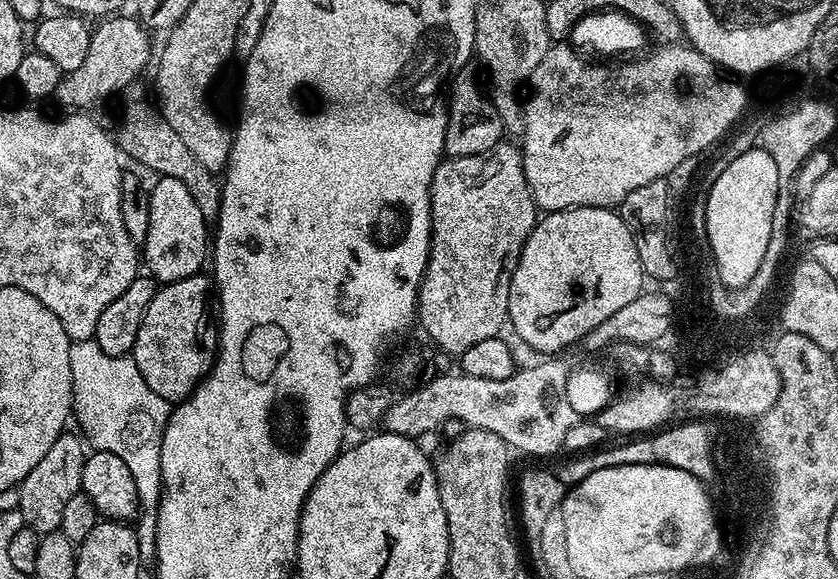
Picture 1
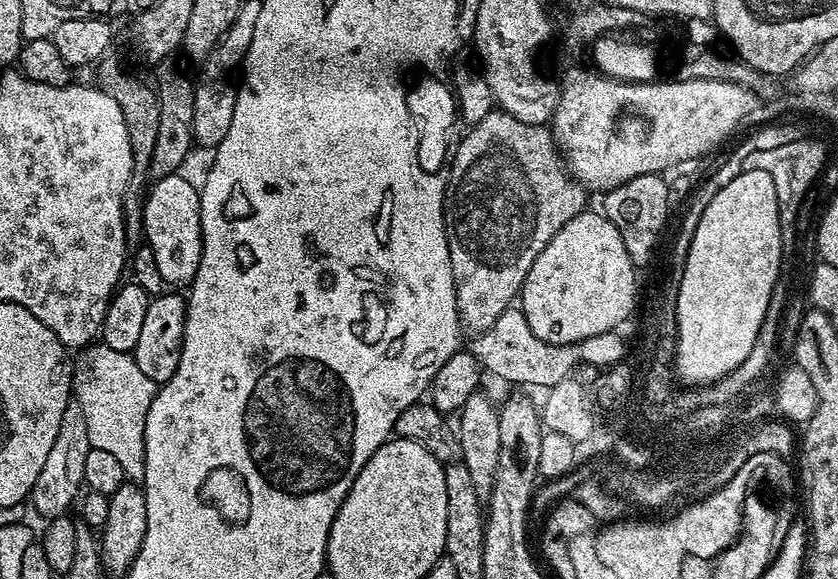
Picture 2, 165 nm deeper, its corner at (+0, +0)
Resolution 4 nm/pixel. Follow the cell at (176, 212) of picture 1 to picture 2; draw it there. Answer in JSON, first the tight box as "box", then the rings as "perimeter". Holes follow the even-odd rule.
{"box":[144,174,204,285],"perimeter":[[[184,174],[159,177],[149,187],[144,208],[144,239],[146,247],[154,250],[154,262],[158,262],[165,285],[187,285],[194,279],[204,253],[200,193]]]}

